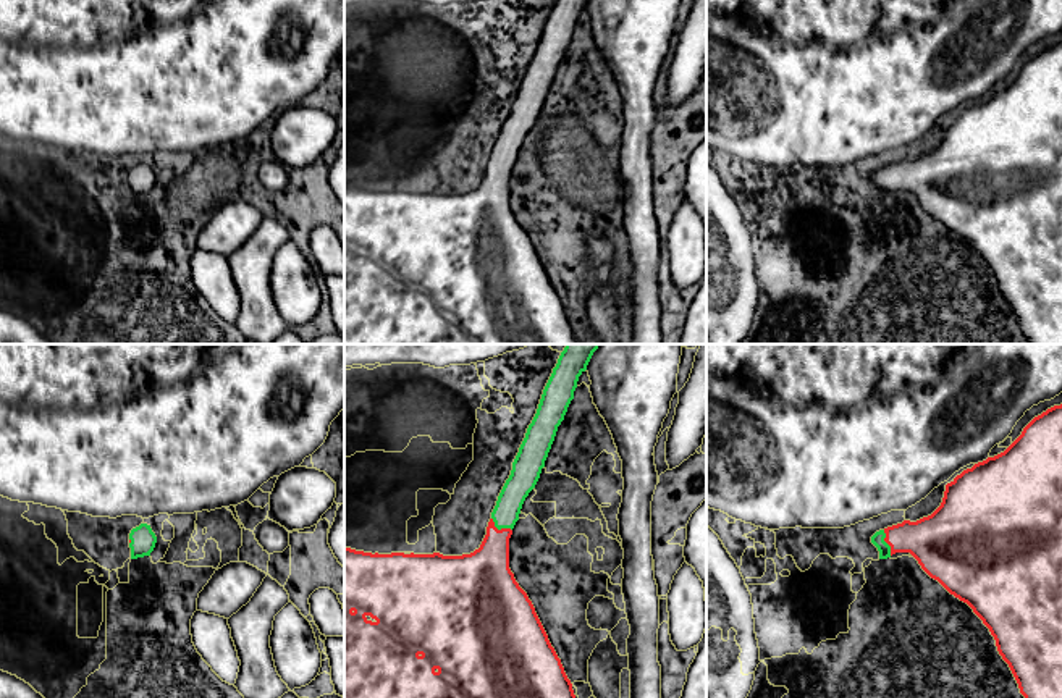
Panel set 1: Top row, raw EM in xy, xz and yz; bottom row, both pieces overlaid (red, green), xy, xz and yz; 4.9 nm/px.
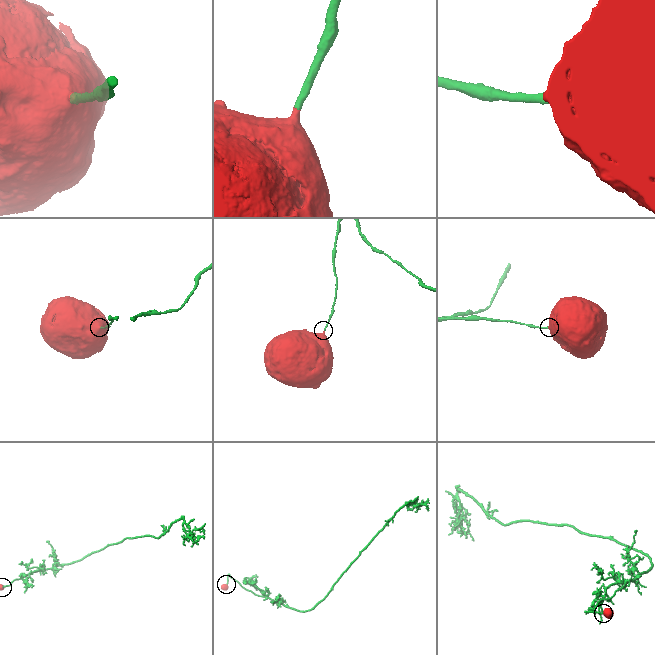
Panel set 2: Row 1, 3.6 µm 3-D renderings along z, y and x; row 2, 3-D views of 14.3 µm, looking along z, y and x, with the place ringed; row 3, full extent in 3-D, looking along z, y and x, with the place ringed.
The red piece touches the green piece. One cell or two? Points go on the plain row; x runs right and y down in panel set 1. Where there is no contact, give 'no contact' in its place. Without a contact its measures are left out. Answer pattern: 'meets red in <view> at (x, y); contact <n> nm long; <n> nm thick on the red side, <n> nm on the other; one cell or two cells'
meets red in xz at (501, 167); contact 120 nm long; 260 nm thick on the red side, 130 nm on the other; one cell

